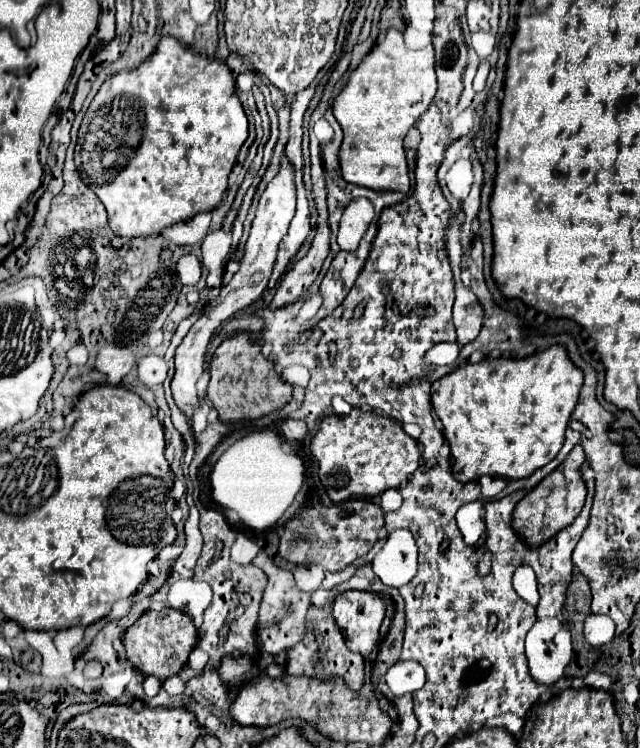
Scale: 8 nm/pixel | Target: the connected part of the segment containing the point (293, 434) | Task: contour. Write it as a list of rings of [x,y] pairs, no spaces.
[[[287,418],[283,424],[281,424],[281,432],[287,440],[303,440],[305,434],[307,434],[307,424],[303,420],[293,420],[293,418]]]

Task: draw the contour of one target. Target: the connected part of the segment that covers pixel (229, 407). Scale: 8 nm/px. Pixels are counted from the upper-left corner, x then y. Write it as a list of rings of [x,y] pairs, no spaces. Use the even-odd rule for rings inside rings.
[[[245,334],[227,338],[213,354],[207,398],[211,406],[219,412],[221,422],[255,420],[267,416],[273,410],[283,408],[291,400],[291,390],[293,388],[283,382],[281,374],[275,372],[273,362],[261,354],[259,342],[251,342],[251,338]]]

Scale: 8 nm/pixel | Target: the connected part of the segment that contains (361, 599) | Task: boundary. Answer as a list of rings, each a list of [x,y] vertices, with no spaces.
[[[349,590],[333,600],[333,618],[349,650],[369,660],[379,640],[379,628],[385,618],[385,602],[379,594]]]

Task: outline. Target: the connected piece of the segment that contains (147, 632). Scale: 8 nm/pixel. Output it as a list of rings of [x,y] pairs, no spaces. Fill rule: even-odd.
[[[173,608],[149,610],[143,614],[123,636],[127,660],[145,676],[153,674],[159,680],[167,680],[169,676],[177,674],[189,658],[189,652],[197,646],[197,628],[193,618],[181,614]]]

